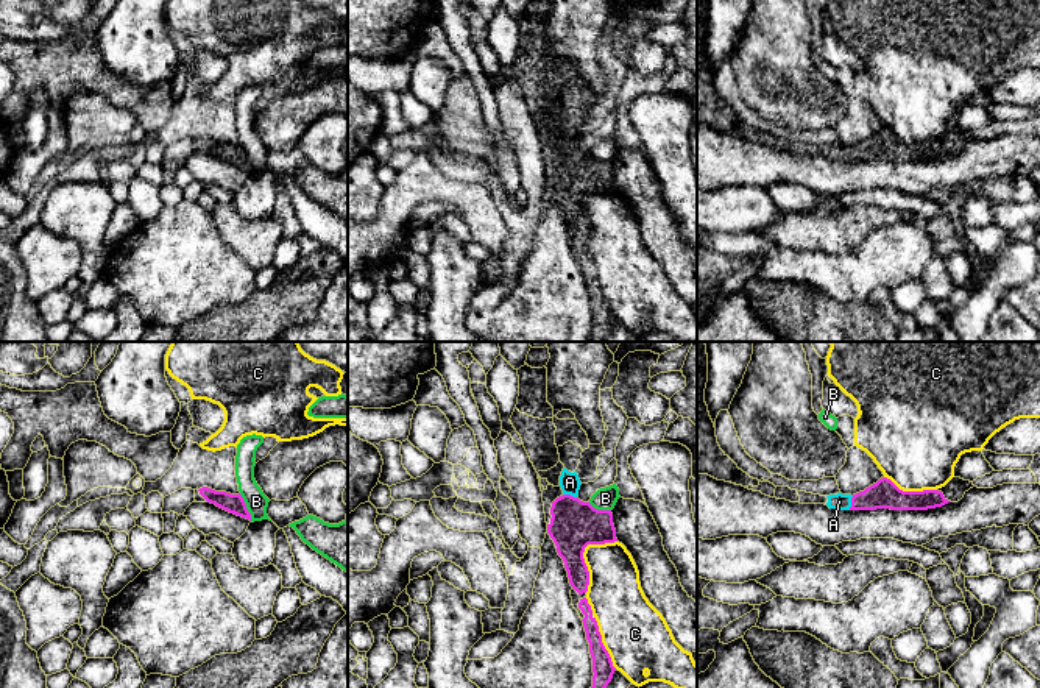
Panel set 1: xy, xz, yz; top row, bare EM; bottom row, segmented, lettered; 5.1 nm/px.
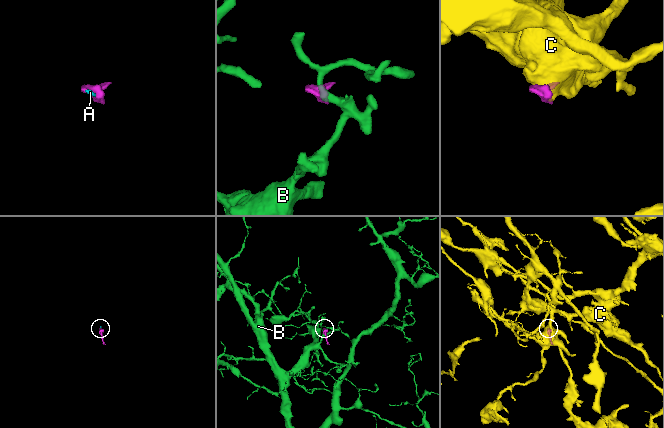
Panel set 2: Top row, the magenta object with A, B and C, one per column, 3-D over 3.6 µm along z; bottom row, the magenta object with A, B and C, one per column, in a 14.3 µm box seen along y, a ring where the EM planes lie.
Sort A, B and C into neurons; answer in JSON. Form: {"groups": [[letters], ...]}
{"groups": [["A"], ["B"], ["C"]]}

